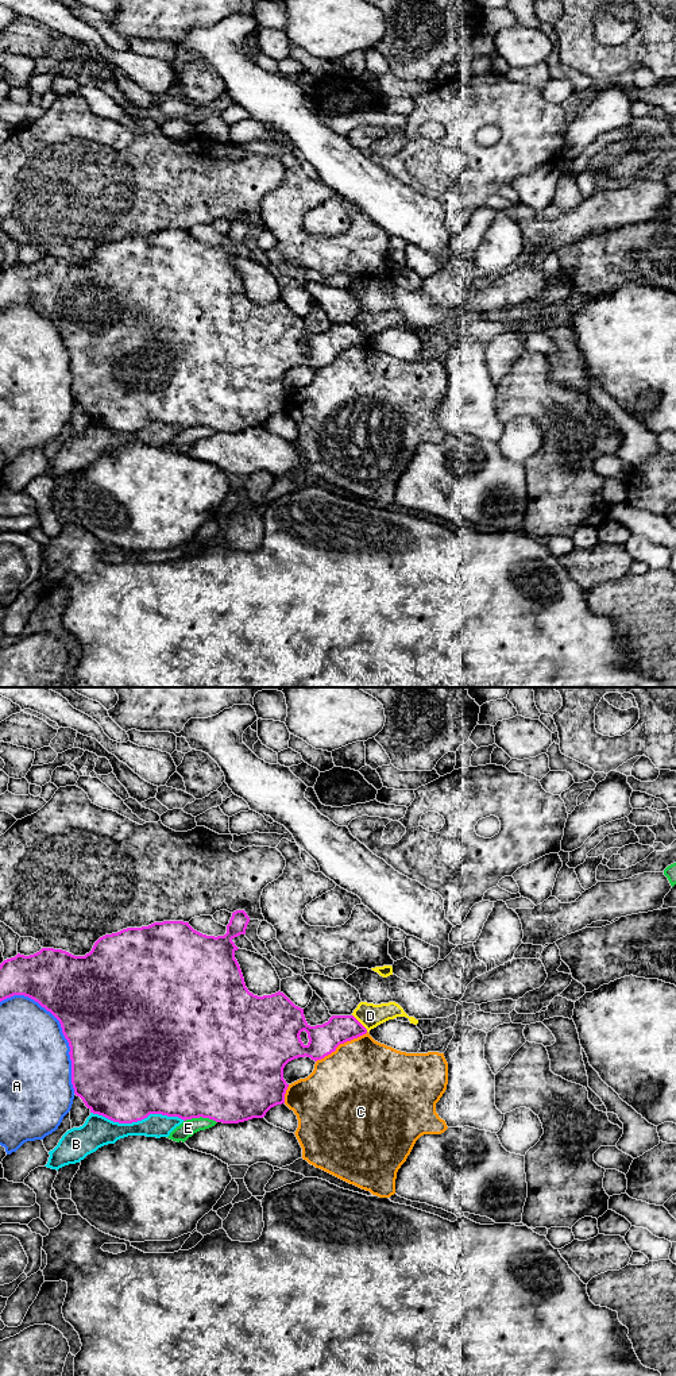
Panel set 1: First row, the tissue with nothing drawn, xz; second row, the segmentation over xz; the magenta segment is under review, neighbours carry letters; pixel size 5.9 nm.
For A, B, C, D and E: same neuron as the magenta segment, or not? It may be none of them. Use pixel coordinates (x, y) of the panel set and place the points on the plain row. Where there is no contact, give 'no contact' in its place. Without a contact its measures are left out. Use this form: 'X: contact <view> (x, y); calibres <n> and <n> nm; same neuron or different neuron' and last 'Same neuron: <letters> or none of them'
A: contact xz (62, 338); calibres 500 and 420 nm; different neuron
B: contact xz (138, 428); calibres 500 and 190 nm; different neuron
C: contact xz (342, 351); calibres 180 and 480 nm; different neuron
D: contact xz (359, 331); calibres 180 and 150 nm; different neuron
E: contact xz (200, 424); calibres 500 and 100 nm; different neuron
Same neuron: none of them

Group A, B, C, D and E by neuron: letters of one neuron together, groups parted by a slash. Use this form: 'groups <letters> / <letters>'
groups A / B / C / D / E

